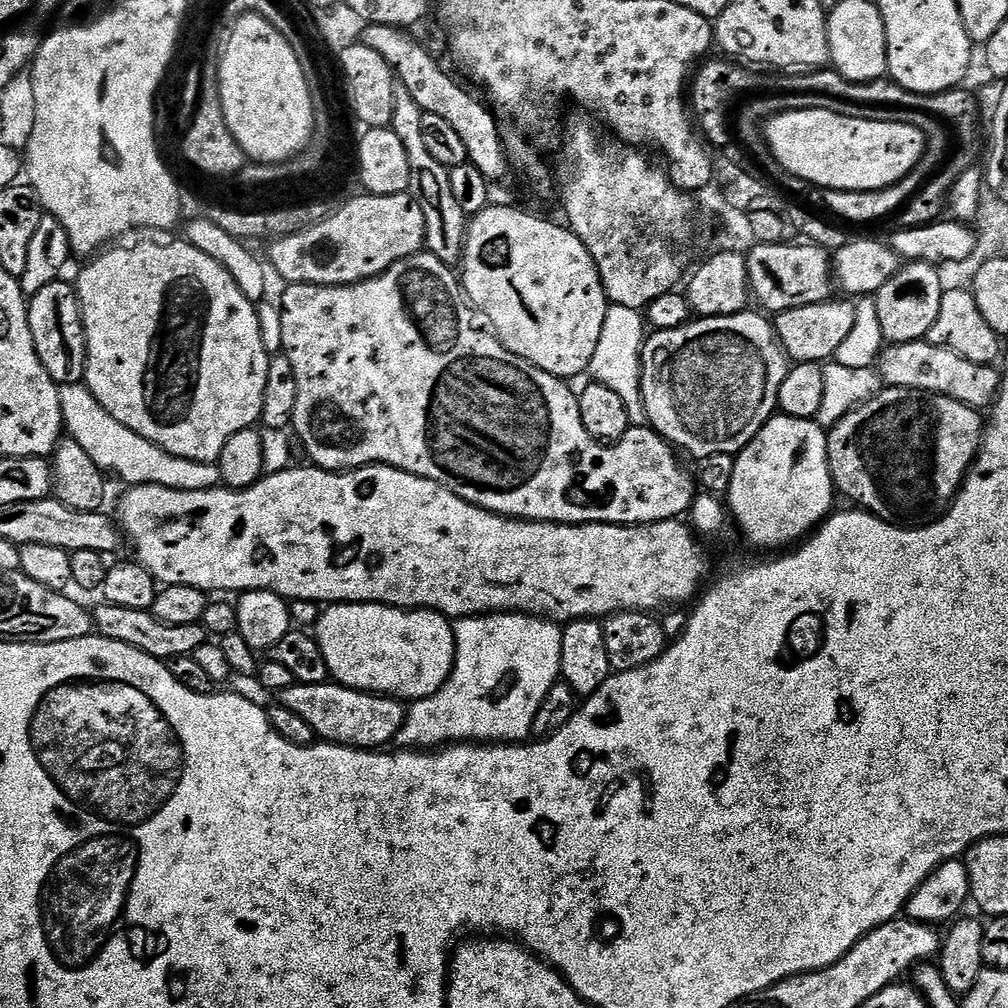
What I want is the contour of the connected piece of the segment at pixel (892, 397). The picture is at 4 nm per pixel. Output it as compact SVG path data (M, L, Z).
M889 388L877 393L871 400L865 401L853 409L852 412L841 418L828 432L828 465L832 471L832 483L835 484L837 493L841 497L849 496L857 500L861 509L873 514L878 513L881 520L888 524L901 526L923 526L937 518L943 517L948 510L949 502L955 500L956 493L964 485L964 477L968 475L969 468L976 463L976 454L980 451L982 439L982 416L977 409L966 406L949 396L939 396L933 392L919 392L909 388Z

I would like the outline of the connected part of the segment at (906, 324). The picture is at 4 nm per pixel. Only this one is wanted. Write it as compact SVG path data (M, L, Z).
M908 262L878 290L875 295L880 335L888 344L905 344L927 337L930 326L938 318L942 306L942 294L946 284L940 281L937 265L923 262Z

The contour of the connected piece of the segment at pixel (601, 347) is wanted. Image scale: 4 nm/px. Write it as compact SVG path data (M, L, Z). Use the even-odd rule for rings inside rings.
M612 304L606 314L606 322L602 322L602 335L598 338L598 346L594 349L594 358L590 358L588 363L588 375L592 377L595 383L607 386L609 390L614 390L618 398L626 405L626 414L628 423L633 428L643 428L648 424L648 415L646 406L642 402L642 382L640 381L640 355L644 349L646 339L646 320L637 309L630 306L618 306Z

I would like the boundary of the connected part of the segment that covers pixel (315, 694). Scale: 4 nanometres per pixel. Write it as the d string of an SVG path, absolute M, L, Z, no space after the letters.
M291 684L278 693L278 702L303 718L321 741L345 744L348 748L380 750L391 745L402 730L406 715L405 701L395 696L377 696L374 692L359 692L344 684Z

